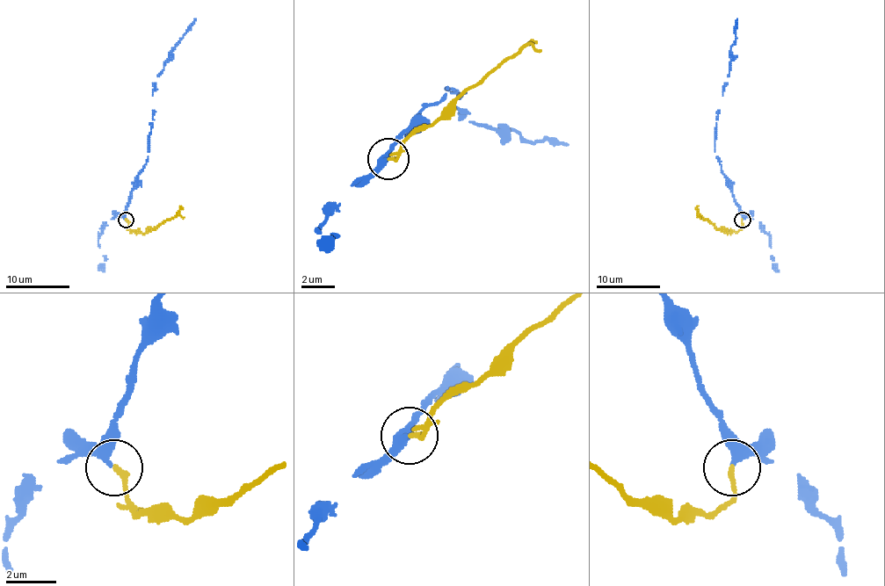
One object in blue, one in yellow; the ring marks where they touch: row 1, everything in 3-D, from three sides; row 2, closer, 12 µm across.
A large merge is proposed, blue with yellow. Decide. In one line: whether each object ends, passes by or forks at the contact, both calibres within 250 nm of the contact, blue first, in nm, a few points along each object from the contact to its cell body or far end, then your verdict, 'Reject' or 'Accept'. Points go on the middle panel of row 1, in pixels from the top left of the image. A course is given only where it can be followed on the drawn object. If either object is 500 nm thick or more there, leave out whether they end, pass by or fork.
At the ring blue passes by. At the ring yellow ends. Thickness 280 nm (blue) against 200 nm. Course of blue: (387, 158), (387, 154), (411, 120), (445, 91), (445, 87), (457, 91), (457, 108), (469, 120), (569, 146). Course of yellow: (387, 158), (395, 158), (403, 146), (507, 62), (524, 46), (532, 46). Accept

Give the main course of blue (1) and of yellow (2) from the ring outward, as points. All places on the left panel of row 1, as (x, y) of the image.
1: (125, 220), (125, 206), (134, 177), (148, 156), (152, 89), (157, 75), (163, 68), (169, 52), (196, 18)
2: (125, 220), (132, 231), (148, 233), (171, 219), (181, 206)

